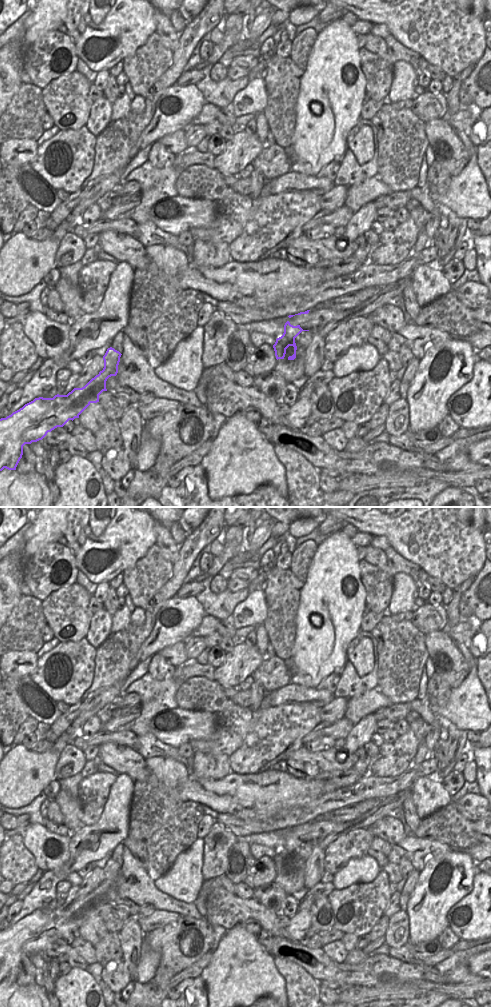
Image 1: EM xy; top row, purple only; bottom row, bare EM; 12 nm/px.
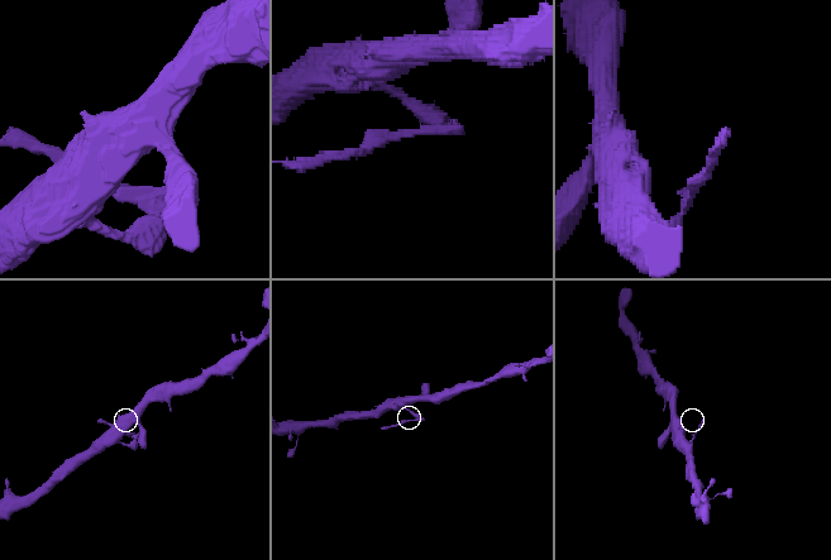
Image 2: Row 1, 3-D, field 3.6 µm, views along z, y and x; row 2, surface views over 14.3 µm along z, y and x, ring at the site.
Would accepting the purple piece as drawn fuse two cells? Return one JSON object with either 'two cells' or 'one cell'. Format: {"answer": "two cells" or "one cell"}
{"answer": "two cells"}

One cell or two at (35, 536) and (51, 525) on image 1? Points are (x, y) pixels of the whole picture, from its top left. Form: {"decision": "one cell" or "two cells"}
{"decision": "one cell"}

